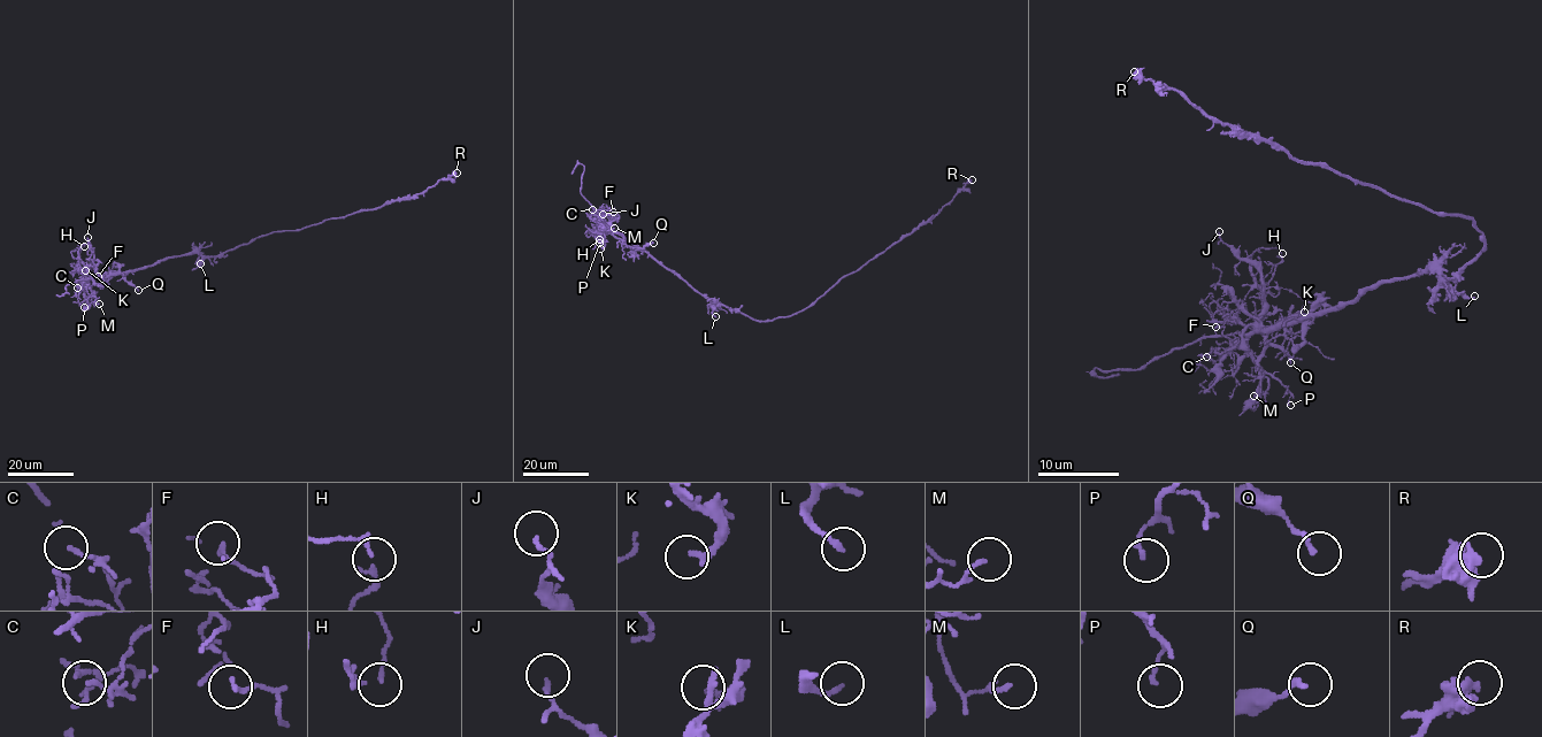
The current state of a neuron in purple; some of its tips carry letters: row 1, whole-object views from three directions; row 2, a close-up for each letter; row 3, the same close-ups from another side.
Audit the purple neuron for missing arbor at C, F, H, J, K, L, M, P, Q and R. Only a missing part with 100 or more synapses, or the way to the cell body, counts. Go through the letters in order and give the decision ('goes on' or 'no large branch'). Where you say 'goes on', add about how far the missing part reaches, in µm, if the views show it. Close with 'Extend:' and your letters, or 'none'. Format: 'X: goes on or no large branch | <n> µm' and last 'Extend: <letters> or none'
C: no large branch
F: no large branch
H: no large branch
J: no large branch
K: no large branch
L: no large branch
M: no large branch
P: no large branch
Q: no large branch
R: no large branch
Extend: none

